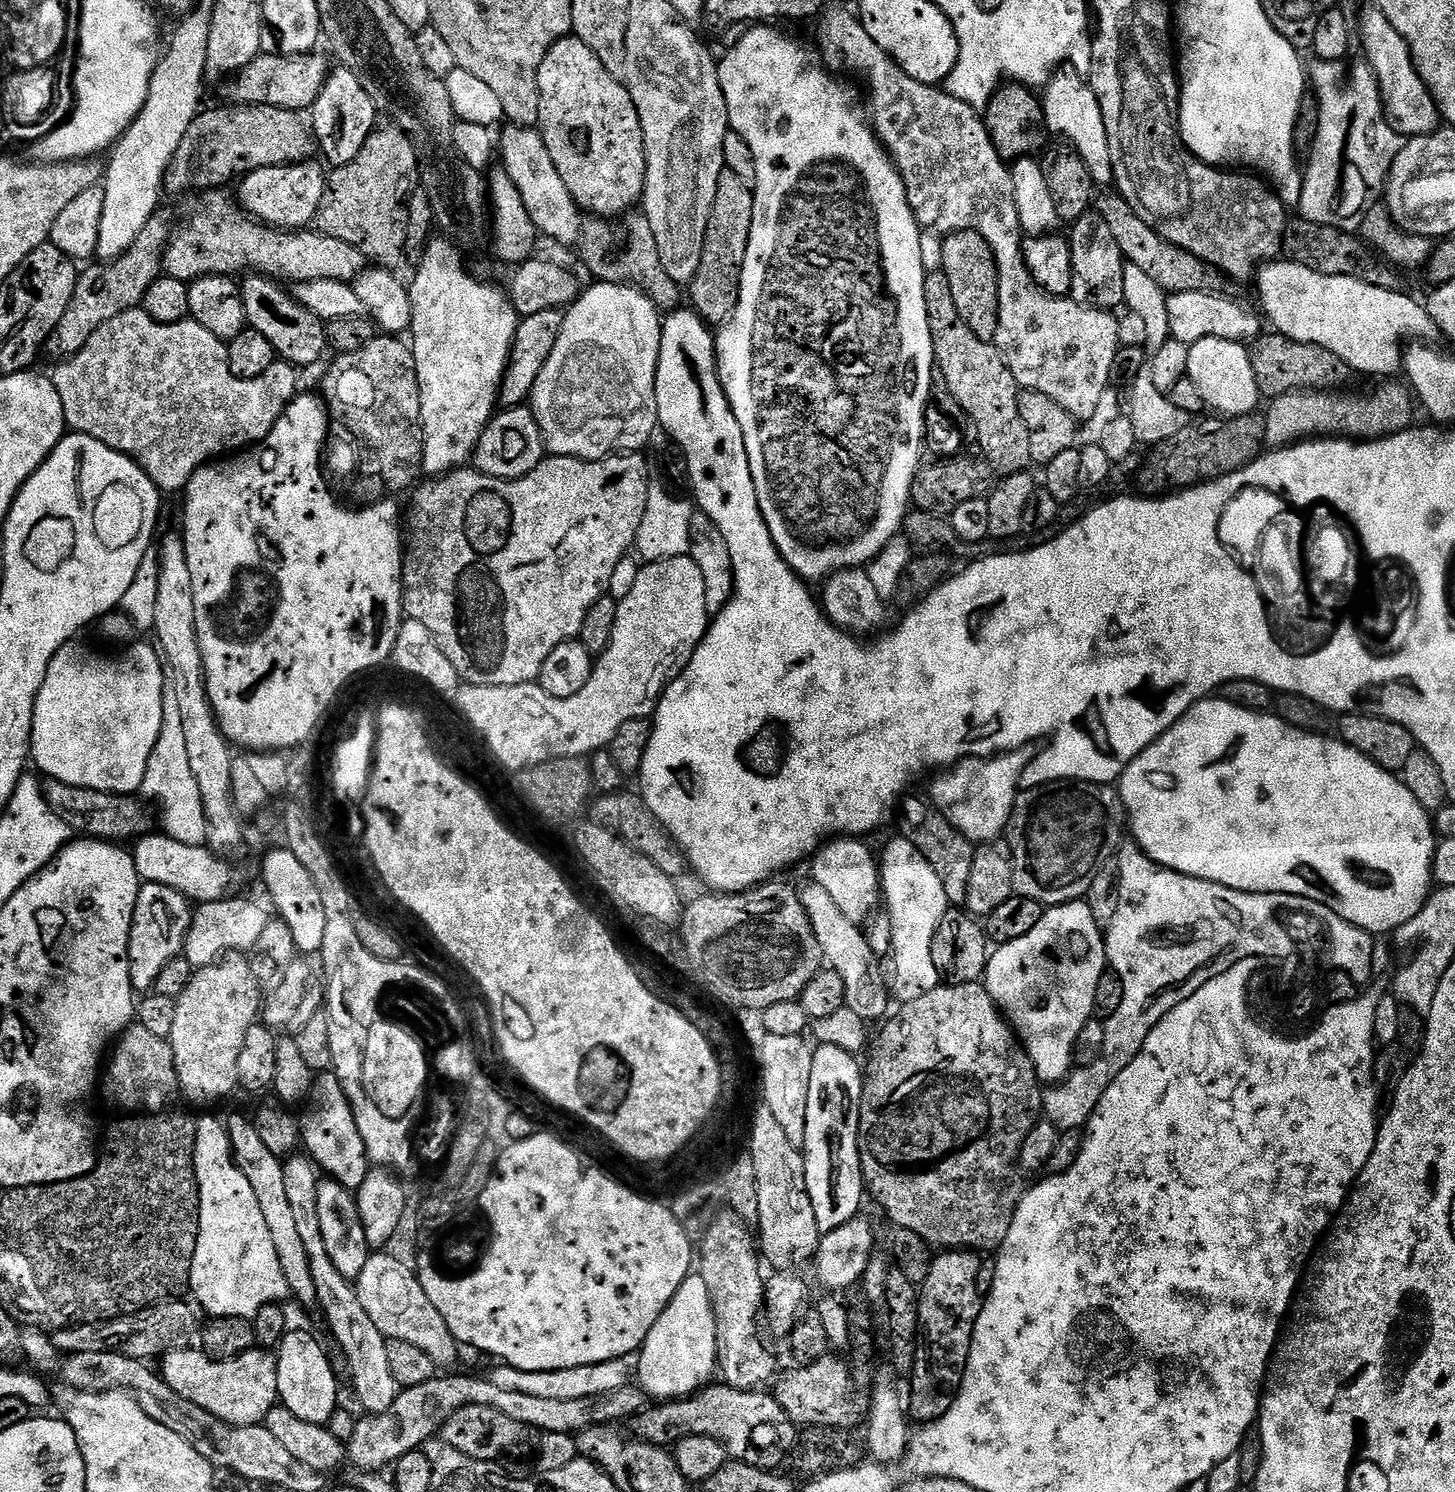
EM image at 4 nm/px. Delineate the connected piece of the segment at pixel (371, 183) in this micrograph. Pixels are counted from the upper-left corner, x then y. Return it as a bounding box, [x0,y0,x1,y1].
[314,126,420,270]

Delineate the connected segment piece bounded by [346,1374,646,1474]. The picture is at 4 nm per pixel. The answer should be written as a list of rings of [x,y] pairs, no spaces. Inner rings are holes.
[[[448,1374],[437,1375],[430,1382],[422,1382],[422,1386],[410,1386],[397,1391],[390,1410],[365,1415],[363,1417],[365,1420],[357,1419],[354,1426],[354,1438],[350,1438],[346,1443],[347,1463],[352,1463],[357,1468],[357,1473],[383,1473],[386,1469],[384,1467],[387,1464],[388,1467],[395,1465],[396,1460],[402,1458],[402,1454],[410,1454],[423,1449],[424,1445],[443,1429],[444,1423],[466,1406],[490,1406],[490,1410],[502,1410],[506,1418],[514,1418],[514,1422],[524,1425],[525,1429],[536,1428],[537,1433],[553,1432],[554,1434],[566,1434],[567,1432],[579,1434],[584,1429],[591,1428],[593,1424],[616,1426],[621,1423],[619,1420],[631,1421],[632,1417],[643,1412],[646,1407],[645,1393],[636,1386],[610,1390],[606,1394],[598,1394],[590,1398],[537,1398],[535,1394],[518,1394],[518,1390],[502,1390],[499,1386],[494,1386],[491,1378],[482,1380],[478,1376],[444,1375]]]

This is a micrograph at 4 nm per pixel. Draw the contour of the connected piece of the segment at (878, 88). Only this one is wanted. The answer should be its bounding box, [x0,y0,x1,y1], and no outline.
[819,8,1121,422]

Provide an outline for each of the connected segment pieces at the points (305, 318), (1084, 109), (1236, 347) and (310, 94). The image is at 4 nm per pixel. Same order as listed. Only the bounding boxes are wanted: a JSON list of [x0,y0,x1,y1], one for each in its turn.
[[240,274,328,370],[1042,66,1112,185],[1187,338,1262,416],[231,50,330,114]]

